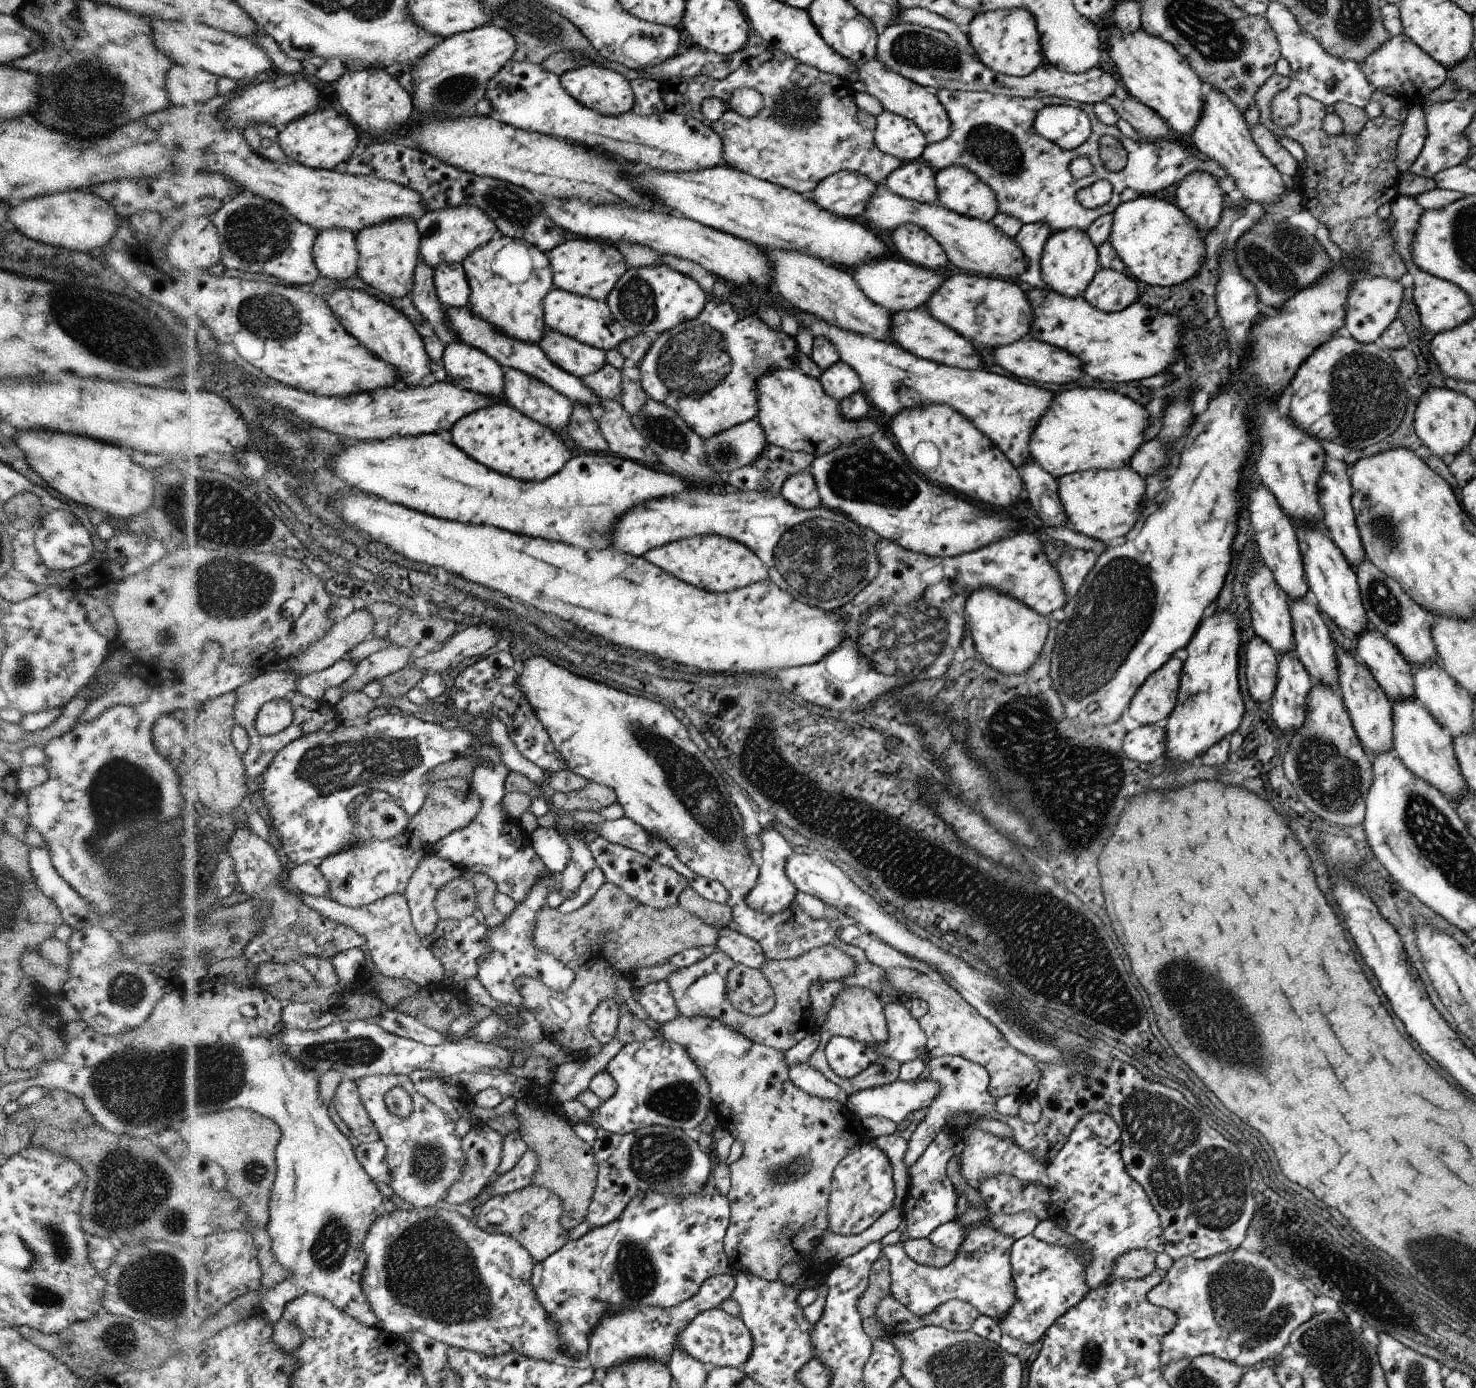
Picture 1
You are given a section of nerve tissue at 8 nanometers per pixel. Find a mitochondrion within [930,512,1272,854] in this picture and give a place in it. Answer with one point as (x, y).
(1113, 616)

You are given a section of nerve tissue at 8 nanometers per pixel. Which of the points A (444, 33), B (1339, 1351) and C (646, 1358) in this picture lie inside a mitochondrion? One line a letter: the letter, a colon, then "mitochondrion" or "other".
A: other
B: mitochondrion
C: other

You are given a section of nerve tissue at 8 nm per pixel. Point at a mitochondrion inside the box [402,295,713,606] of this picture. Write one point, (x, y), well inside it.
(660, 429)

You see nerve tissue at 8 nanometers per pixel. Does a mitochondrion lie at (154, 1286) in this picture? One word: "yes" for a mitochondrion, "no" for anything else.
yes

